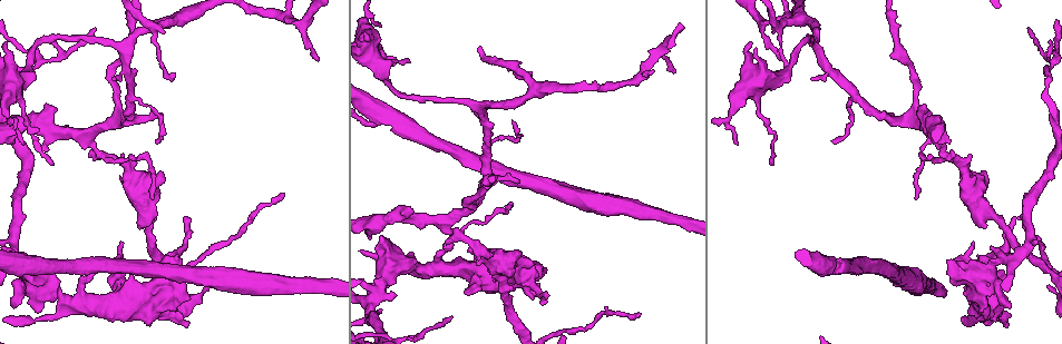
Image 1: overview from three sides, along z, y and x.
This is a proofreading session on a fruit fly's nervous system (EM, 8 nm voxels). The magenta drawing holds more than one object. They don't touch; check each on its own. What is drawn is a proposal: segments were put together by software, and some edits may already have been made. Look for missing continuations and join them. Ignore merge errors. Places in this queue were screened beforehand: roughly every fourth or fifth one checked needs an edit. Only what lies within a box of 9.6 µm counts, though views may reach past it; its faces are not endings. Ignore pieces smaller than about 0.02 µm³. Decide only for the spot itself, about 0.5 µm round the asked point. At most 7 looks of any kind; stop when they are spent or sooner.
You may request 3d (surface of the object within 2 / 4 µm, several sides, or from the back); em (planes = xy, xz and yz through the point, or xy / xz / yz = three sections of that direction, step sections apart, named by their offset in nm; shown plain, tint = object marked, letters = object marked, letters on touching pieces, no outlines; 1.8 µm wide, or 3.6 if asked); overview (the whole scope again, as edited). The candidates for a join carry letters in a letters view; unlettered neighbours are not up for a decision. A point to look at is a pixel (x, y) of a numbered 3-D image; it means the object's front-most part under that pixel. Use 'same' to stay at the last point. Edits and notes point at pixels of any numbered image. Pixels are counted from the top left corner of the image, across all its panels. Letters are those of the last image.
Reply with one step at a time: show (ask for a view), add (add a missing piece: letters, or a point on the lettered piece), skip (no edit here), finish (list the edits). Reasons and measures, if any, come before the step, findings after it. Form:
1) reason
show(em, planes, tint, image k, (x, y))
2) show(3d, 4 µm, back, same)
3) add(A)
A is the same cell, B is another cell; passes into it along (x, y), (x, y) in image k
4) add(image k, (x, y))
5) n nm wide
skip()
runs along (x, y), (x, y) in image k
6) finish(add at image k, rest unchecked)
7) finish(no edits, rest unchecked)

free end
show(3d, 4 µm, image 1, (396, 294))

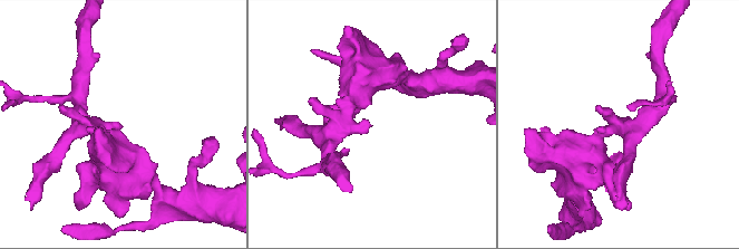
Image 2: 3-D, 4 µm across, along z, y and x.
arms of 220, 400 nm
show(em, xz, step 8, letters, image 2, (367, 121))

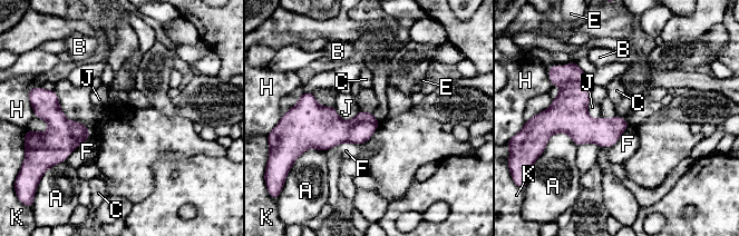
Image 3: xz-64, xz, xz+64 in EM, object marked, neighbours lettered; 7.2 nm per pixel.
180 nm wide
skip()
A, B, C, E, F, H, J and K are other cells; border along (54, 90), (88, 139) in image 3; none of them fits

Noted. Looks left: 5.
branch stops here
show(3d, 4 µm, image 1, (187, 326))

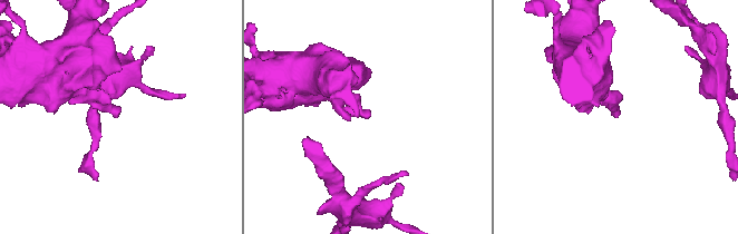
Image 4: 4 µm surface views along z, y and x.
show(em, xz, step 8, tint, image 4, (368, 116))

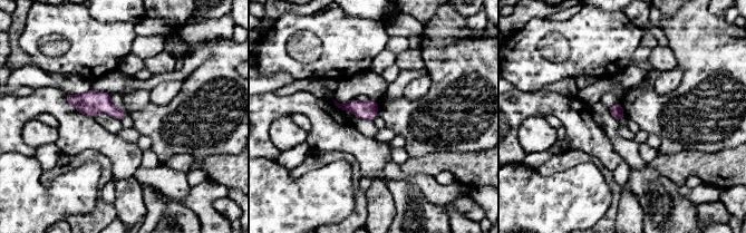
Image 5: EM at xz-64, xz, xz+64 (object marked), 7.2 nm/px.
show(em, xy, step 16, letters, same)

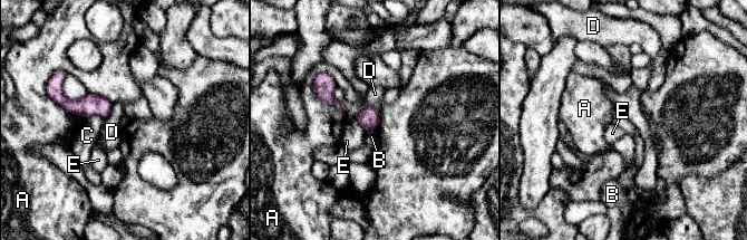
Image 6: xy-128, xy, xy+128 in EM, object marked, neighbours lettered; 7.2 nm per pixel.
A touches over 340 nm
skip()
A, B, C, D and E are other cells; border along (376, 127), (367, 133) in image 6; none of them fits

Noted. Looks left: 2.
arms part here
show(em, xz, step 16, letters, image 1, (89, 142))

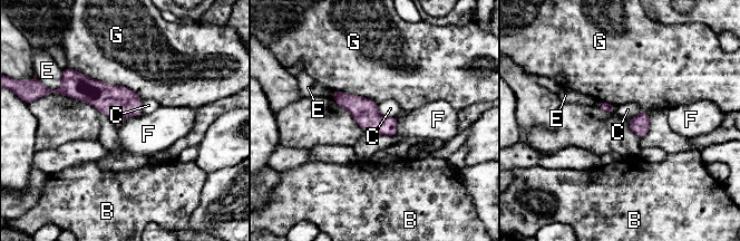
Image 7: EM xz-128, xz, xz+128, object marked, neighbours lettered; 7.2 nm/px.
skip()
B, C, E, F and G are other cells; border along (377, 104), (382, 115), (396, 117) in image 7; none of them fits

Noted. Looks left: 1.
finish(no edits, rest unchecked)

